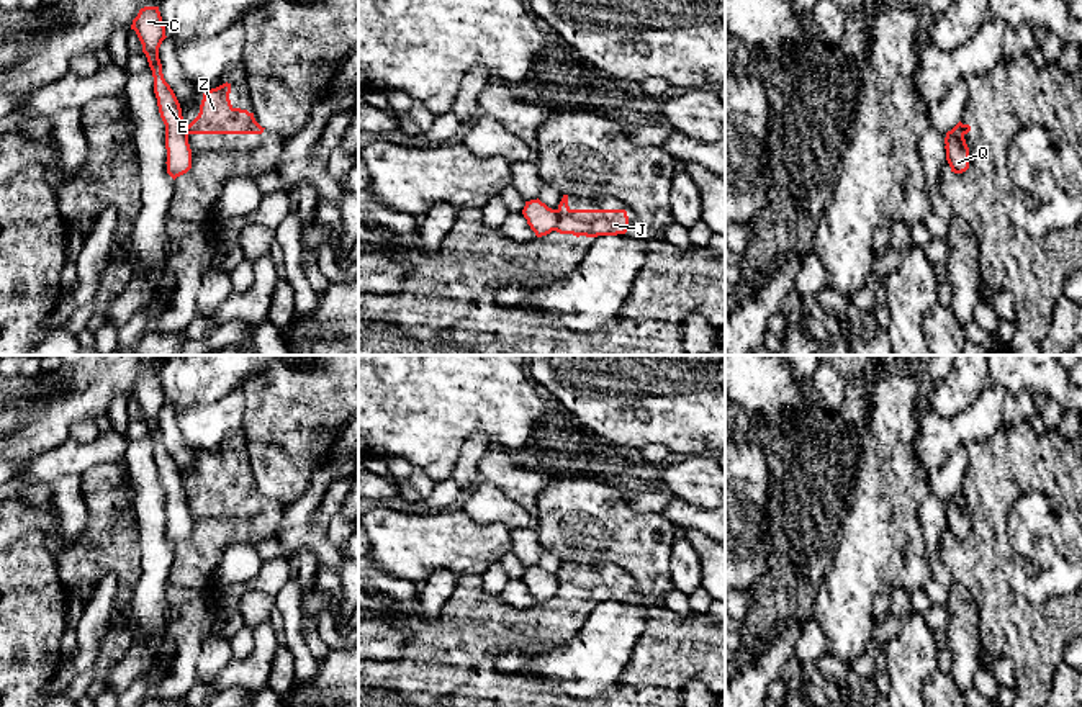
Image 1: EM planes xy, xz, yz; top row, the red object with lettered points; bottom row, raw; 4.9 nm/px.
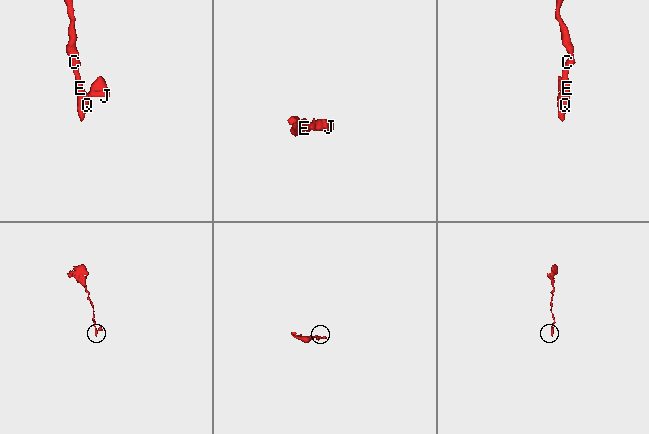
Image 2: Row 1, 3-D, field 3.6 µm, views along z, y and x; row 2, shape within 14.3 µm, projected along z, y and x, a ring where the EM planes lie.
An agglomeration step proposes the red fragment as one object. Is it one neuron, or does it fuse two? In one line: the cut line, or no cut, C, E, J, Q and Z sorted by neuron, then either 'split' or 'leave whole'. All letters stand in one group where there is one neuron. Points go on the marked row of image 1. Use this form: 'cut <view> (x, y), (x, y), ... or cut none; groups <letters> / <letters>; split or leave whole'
cut xz (557, 210), (557, 226), (554, 229); groups C E Q / J Z; split

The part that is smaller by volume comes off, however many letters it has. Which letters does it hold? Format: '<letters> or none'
J, Z

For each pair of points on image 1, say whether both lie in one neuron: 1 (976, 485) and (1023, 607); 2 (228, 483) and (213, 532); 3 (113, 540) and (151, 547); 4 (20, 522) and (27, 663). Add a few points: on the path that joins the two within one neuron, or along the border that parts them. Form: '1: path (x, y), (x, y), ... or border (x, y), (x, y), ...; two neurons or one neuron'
1: path (986, 517), (986, 576), (991, 581); one neuron
2: path (223, 495), (223, 513), (218, 521); one neuron
3: border (135, 517), (139, 542), (139, 580), (136, 583); two neurons
4: border (41, 531), (30, 529), (17, 540); two neurons

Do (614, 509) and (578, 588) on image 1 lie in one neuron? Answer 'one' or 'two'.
two

